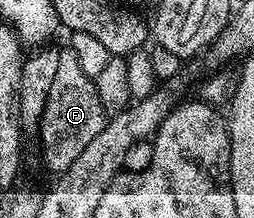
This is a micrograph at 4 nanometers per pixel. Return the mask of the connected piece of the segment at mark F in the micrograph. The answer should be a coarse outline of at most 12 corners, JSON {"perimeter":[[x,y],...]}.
{"perimeter":[[61,49],[38,131],[63,172],[102,132],[94,79]]}

